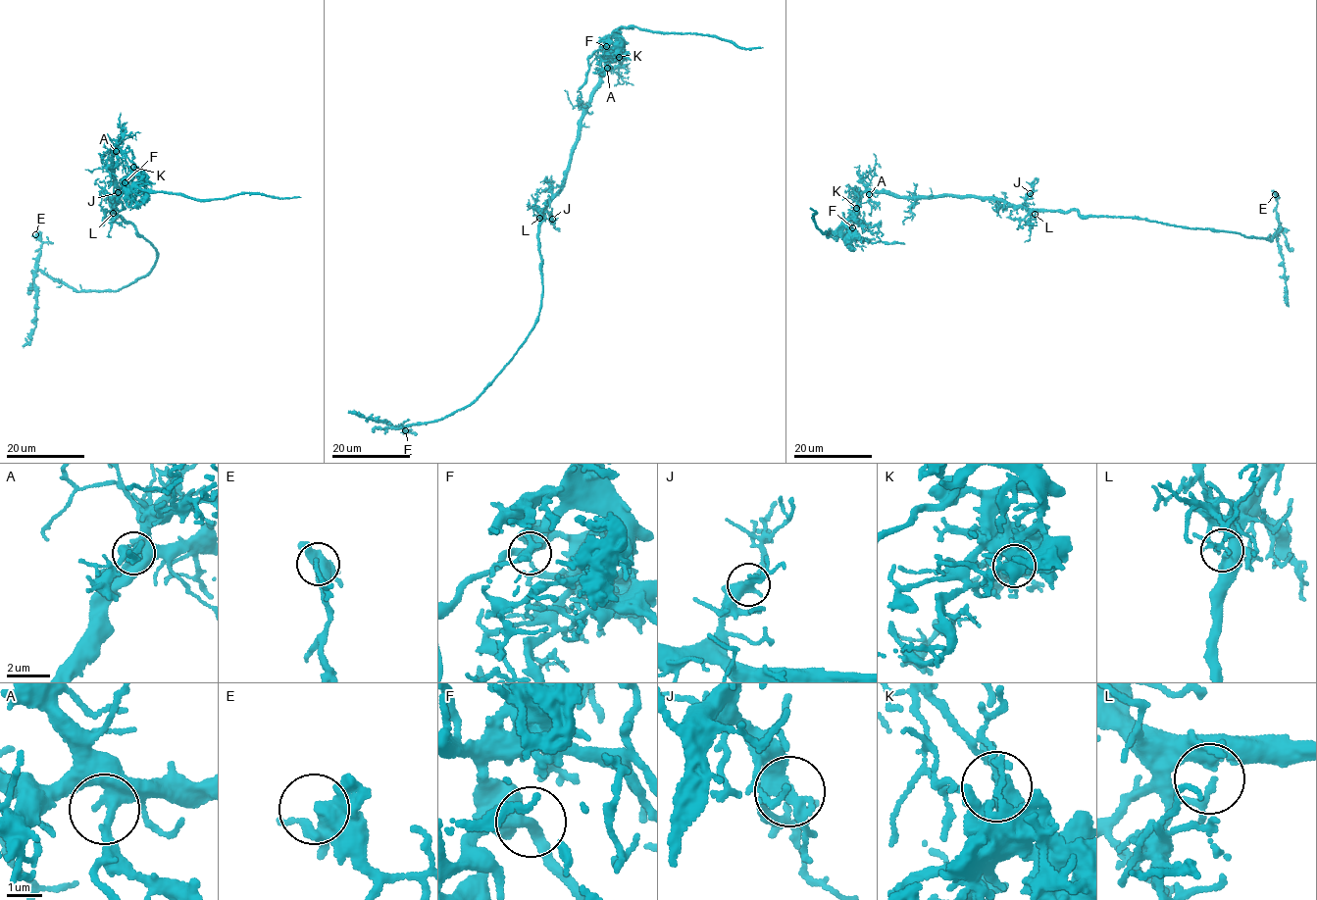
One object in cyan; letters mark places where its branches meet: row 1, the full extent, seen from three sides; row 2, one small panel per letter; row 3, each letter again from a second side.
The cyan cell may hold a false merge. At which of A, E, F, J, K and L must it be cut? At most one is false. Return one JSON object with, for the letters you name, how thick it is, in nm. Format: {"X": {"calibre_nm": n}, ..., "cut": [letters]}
{"K": {"calibre_nm": 280}, "cut": ["K"]}

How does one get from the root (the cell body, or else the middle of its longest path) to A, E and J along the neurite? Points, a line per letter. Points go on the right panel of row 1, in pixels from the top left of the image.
A: (1031, 210), (1011, 207), (996, 198), (899, 197), (873, 191), (869, 194)
E: (1031, 210), (1076, 210), (1084, 216), (1138, 217), (1272, 241), (1282, 229), (1275, 194)
J: (1031, 210), (1026, 206), (1030, 193)

